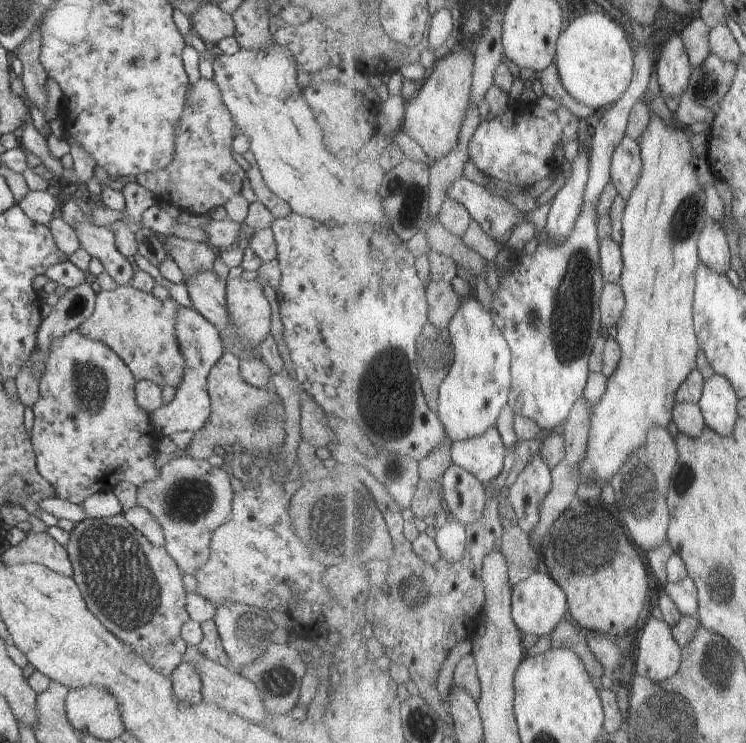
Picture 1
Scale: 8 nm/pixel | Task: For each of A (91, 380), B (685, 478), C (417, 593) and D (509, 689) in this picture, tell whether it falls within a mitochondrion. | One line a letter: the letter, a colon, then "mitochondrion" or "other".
A: mitochondrion
B: mitochondrion
C: mitochondrion
D: other

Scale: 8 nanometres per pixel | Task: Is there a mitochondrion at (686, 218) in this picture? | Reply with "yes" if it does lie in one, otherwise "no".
yes

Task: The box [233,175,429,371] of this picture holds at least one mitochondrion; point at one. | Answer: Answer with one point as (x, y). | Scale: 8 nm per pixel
(409, 207)

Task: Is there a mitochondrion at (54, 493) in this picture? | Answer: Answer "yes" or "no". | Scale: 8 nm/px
no

